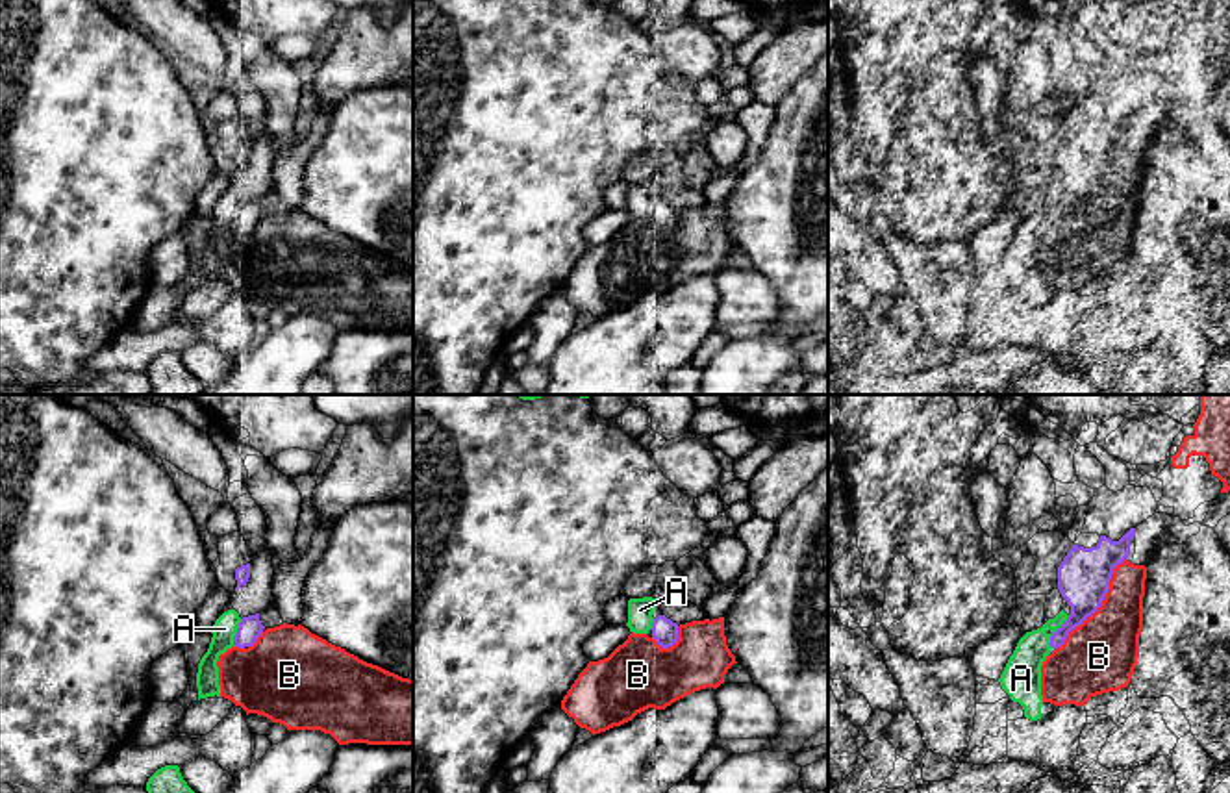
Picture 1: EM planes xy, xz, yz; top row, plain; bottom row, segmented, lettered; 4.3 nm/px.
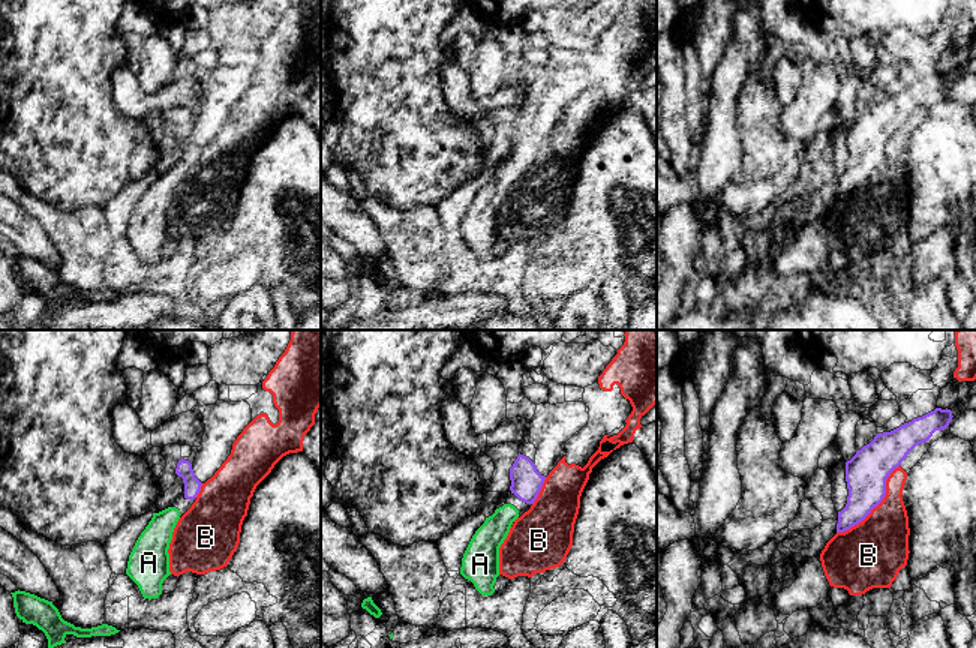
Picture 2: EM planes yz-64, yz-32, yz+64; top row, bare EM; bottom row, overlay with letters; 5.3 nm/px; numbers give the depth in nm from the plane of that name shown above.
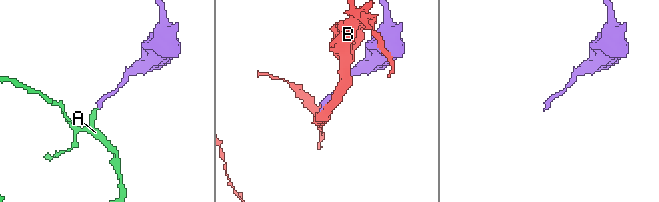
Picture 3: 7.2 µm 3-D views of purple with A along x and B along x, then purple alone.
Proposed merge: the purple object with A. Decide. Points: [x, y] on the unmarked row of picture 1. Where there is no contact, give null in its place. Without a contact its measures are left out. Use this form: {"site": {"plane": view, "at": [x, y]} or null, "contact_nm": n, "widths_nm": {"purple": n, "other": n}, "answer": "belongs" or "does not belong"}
{"site": {"plane": "yz", "at": [1054, 217]}, "contact_nm": 170, "widths_nm": {"purple": 220, "other": 180}, "answer": "belongs"}

